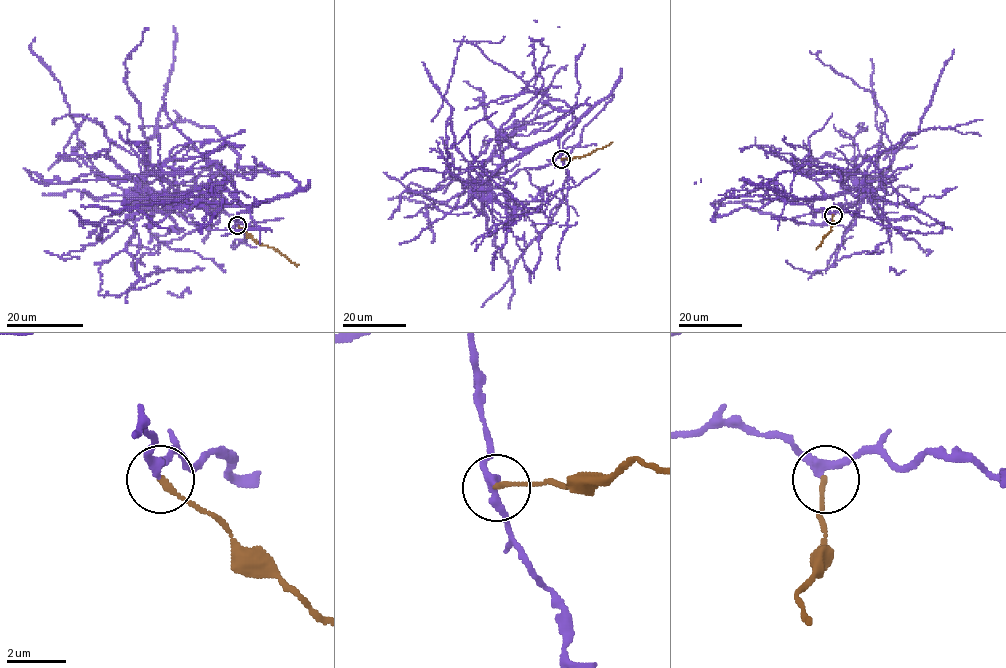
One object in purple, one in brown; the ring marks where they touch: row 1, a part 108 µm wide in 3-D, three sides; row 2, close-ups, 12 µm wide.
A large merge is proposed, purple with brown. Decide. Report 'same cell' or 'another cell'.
another cell

